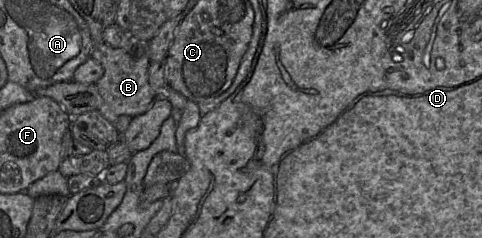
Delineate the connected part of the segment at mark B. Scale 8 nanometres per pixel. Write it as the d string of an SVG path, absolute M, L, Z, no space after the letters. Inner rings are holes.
M130 36L127 43L120 48L111 47L104 42L93 46L90 58L96 60L104 71L95 83L101 98L98 112L110 123L114 124L121 115L133 118L144 114L153 105L157 96L149 83L149 51L148 41L133 36Z

